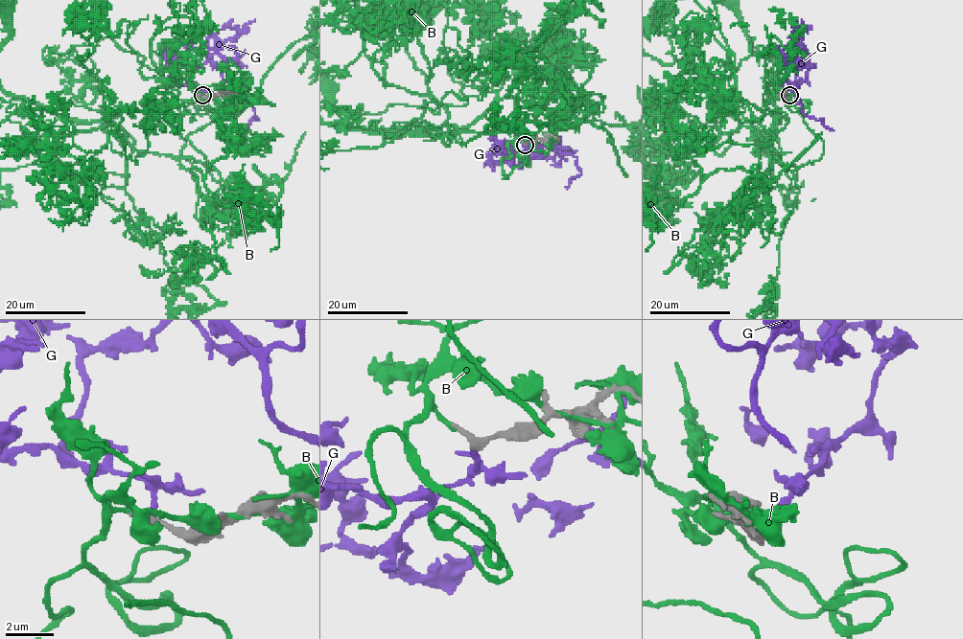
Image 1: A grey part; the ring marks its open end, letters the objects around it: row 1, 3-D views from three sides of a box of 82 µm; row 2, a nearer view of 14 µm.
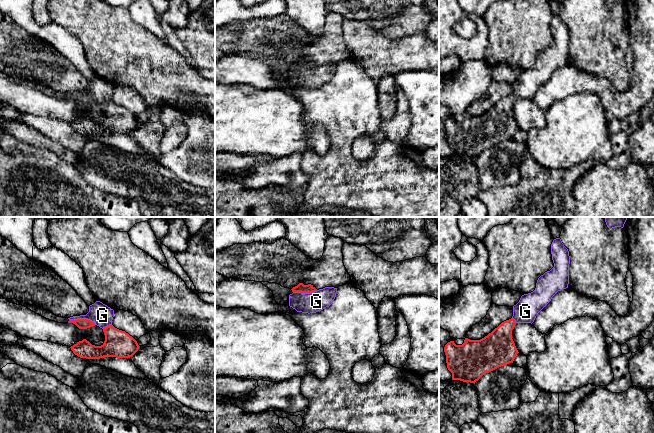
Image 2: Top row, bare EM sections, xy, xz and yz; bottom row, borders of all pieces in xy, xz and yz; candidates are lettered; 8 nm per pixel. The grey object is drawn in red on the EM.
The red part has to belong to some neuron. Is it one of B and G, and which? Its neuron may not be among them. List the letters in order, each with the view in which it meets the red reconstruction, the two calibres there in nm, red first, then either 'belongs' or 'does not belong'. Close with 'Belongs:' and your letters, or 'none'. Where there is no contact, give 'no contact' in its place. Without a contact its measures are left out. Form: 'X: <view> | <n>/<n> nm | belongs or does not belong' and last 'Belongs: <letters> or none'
B: no contact | does not belong
G: xy | 80/170 nm | belongs
Belongs: G

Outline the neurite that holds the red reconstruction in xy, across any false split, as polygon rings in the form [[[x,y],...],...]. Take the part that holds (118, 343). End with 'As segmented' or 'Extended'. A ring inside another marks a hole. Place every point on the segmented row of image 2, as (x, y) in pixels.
[[[96,301],[89,306],[89,312],[86,315],[68,318],[68,323],[75,324],[79,329],[87,329],[97,325],[103,329],[105,335],[105,341],[101,346],[92,345],[83,339],[70,347],[73,353],[86,359],[132,357],[140,346],[132,336],[112,325],[113,317],[113,309],[100,301]]]. Extended

